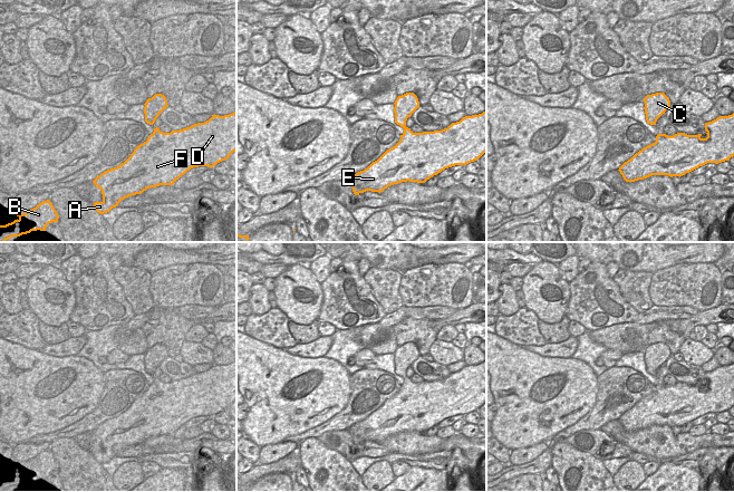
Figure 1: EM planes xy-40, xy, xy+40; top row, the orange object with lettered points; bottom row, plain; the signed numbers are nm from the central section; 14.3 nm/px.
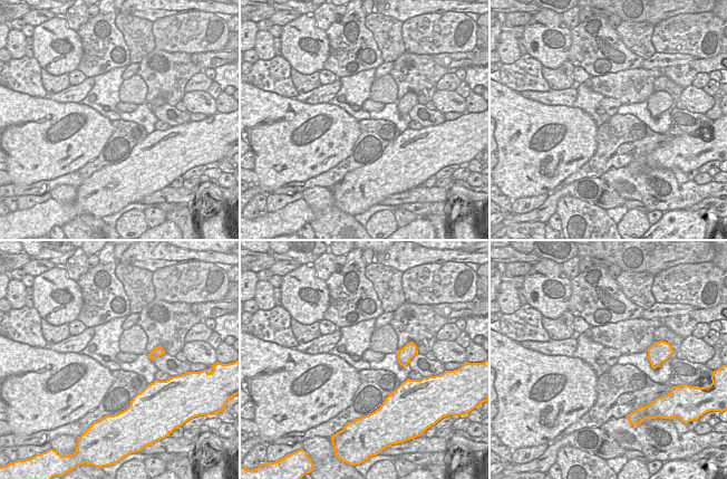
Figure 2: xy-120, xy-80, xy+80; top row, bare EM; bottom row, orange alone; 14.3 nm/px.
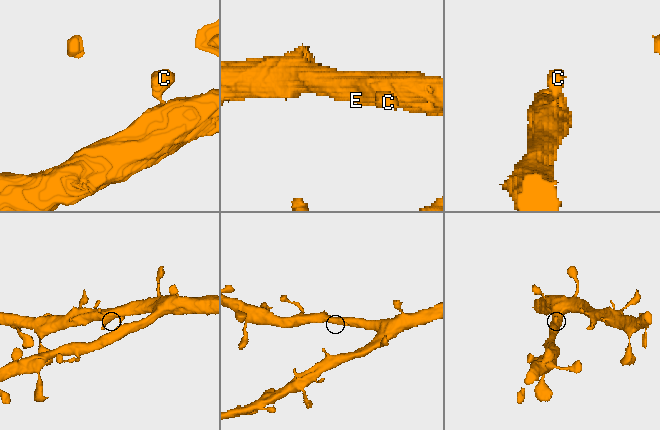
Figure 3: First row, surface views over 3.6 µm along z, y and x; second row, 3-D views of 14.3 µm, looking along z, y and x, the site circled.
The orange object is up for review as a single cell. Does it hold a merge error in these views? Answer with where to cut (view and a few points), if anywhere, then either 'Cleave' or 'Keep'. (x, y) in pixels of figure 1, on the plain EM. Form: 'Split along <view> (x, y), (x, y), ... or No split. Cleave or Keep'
No split. Keep

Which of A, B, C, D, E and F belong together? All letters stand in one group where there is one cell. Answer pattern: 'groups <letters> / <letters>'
groups A B C D E F

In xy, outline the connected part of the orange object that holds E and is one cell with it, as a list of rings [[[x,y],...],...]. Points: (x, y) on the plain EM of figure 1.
[[[406,343],[398,346],[394,354],[395,373],[404,378],[404,383],[394,397],[387,399],[367,418],[348,428],[355,445],[366,441],[380,443],[390,435],[407,431],[425,433],[445,418],[466,415],[486,403],[486,360],[479,365],[465,366],[442,380],[413,383],[406,376],[406,370],[419,357],[417,346]]]

